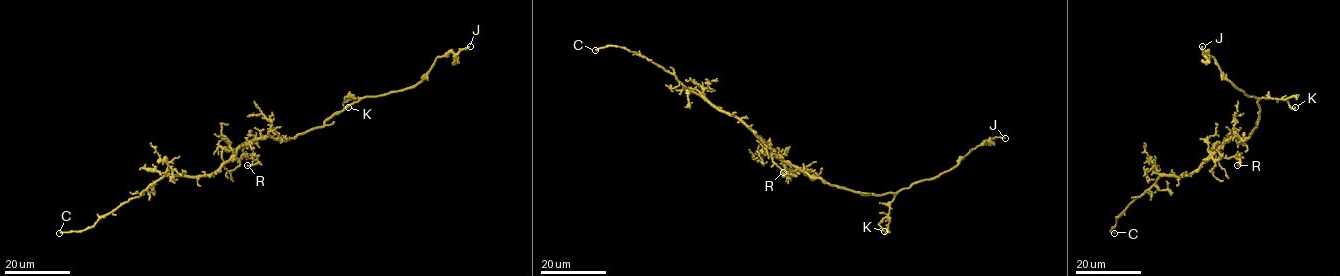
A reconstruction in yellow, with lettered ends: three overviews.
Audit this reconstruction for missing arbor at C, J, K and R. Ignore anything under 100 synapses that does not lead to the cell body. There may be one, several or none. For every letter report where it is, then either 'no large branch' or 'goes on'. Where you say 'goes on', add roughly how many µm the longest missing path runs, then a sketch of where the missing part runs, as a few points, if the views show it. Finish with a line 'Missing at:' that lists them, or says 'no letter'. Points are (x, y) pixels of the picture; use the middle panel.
C: at (595, 50); goes on; about 30 µm are missing
J: at (1005, 138); no large branch
K: at (884, 231); no large branch
R: at (783, 172); no large branch
Missing at: C

